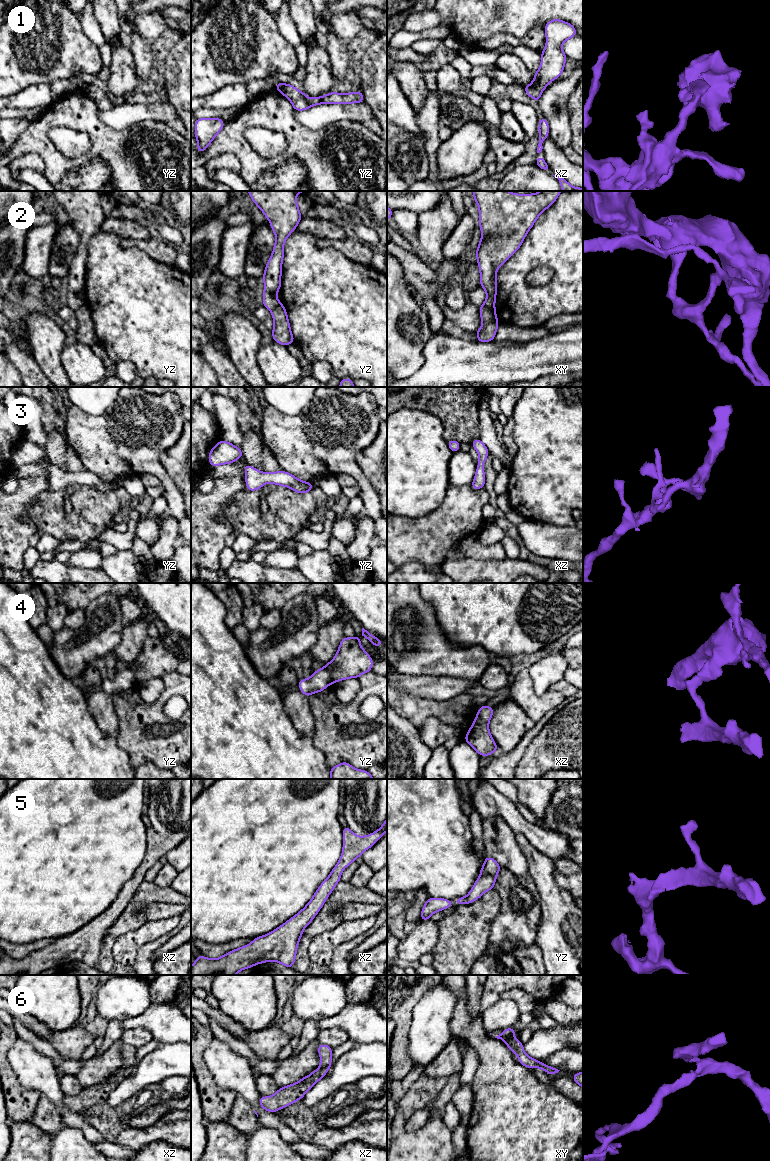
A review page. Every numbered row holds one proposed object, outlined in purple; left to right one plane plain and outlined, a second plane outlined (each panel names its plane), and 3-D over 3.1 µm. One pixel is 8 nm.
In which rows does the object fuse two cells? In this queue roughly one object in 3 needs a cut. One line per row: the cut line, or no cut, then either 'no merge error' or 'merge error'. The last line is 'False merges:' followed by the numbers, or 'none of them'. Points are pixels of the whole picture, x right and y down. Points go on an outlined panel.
1: xz (531, 84), (540, 92) | merge error
2: xy (483, 304), (494, 310) | merge error
3: no cut | no merge error
4: yz (324, 667), (334, 681) | merge error
5: no cut | no merge error
6: no cut | no merge error
False merges: 1, 2, 4

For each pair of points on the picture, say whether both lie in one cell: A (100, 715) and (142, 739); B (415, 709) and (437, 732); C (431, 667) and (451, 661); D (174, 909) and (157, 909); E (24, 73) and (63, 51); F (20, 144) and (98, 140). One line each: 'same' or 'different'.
A: different
B: different
C: same
D: same
E: same
F: same

